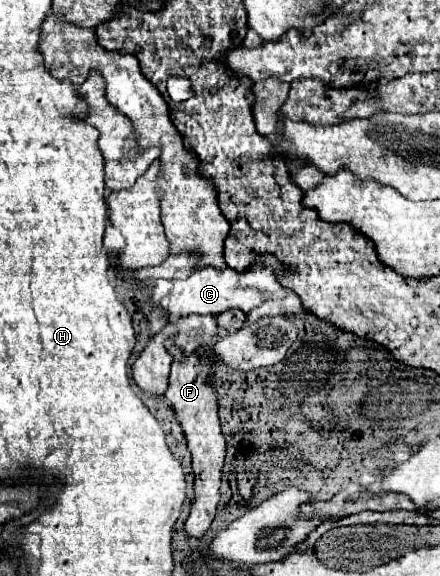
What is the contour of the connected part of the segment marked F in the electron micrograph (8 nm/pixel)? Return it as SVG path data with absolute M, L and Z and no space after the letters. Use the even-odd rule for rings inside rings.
M169 343L169 353L175 357L175 361L171 365L171 381L165 391L165 397L171 409L175 411L177 421L181 423L187 447L193 457L193 475L195 475L195 503L191 507L189 519L183 525L183 531L189 537L199 539L207 533L207 529L215 519L215 511L219 503L219 487L221 487L221 469L227 453L225 439L219 425L219 415L217 415L217 409L219 409L217 391L211 385L211 363L215 359L213 357L203 359L197 355L183 357L181 349L175 347L173 343Z

